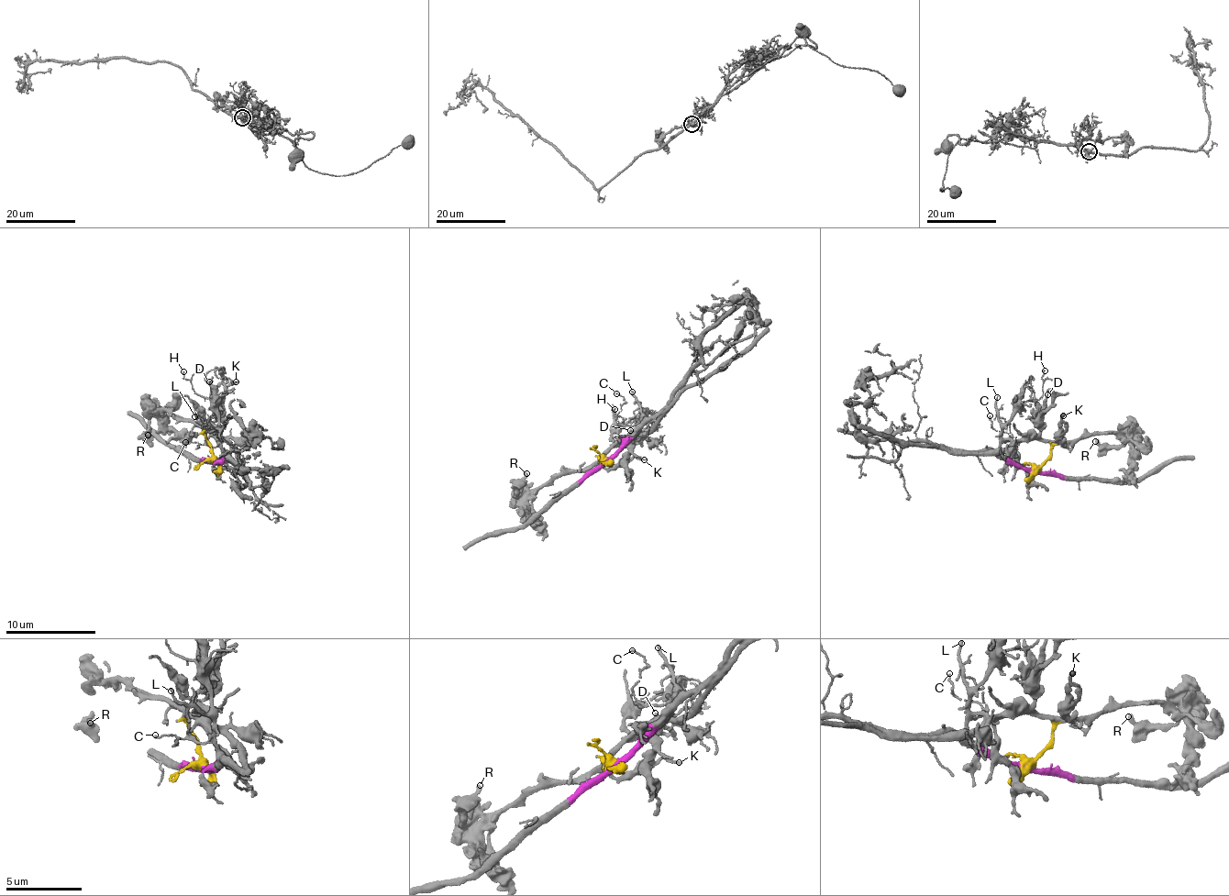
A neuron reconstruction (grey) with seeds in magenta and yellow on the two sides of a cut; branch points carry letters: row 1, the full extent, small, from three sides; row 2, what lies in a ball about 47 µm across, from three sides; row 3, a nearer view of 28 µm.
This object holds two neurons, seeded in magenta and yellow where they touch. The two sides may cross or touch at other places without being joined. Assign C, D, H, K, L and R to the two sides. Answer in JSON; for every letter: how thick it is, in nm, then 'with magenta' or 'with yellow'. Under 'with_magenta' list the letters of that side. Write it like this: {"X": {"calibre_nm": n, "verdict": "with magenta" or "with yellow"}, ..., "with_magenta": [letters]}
{"C": {"calibre_nm": 90, "verdict": "with magenta"}, "D": {"calibre_nm": 200, "verdict": "with yellow"}, "H": {"calibre_nm": 100, "verdict": "with magenta"}, "K": {"calibre_nm": 190, "verdict": "with yellow"}, "L": {"calibre_nm": 140, "verdict": "with magenta"}, "R": {"calibre_nm": 300, "verdict": "with yellow"}, "with_magenta": ["C", "H", "L"]}

